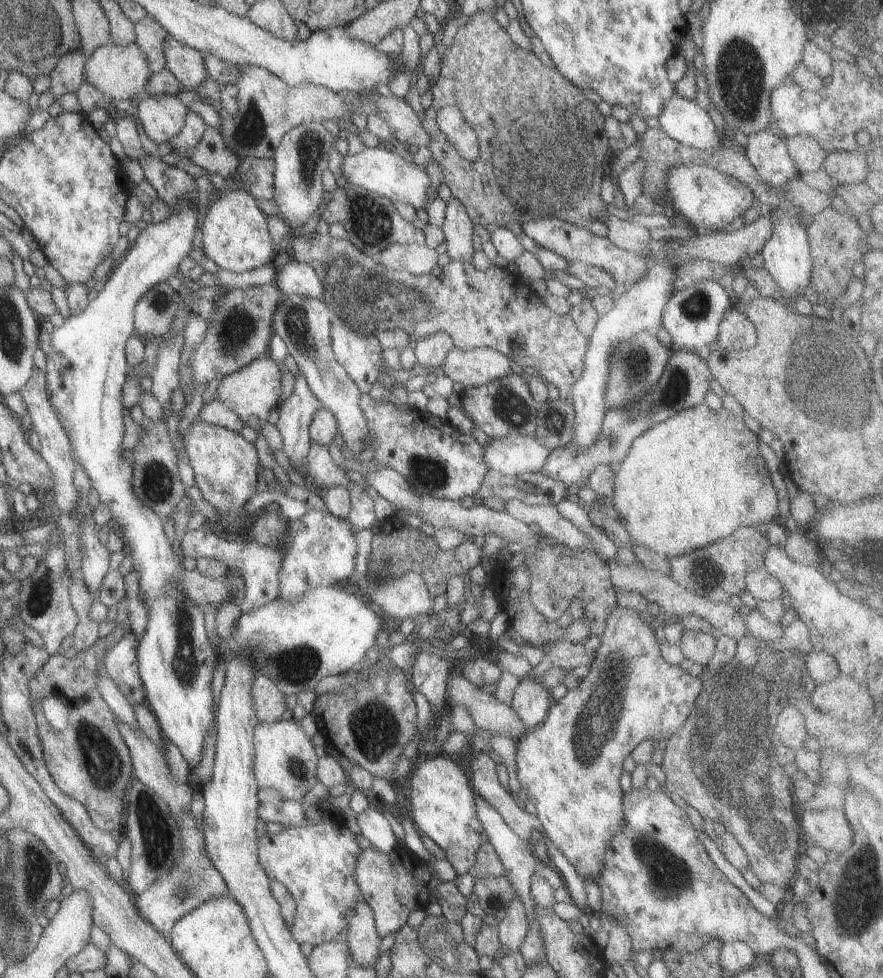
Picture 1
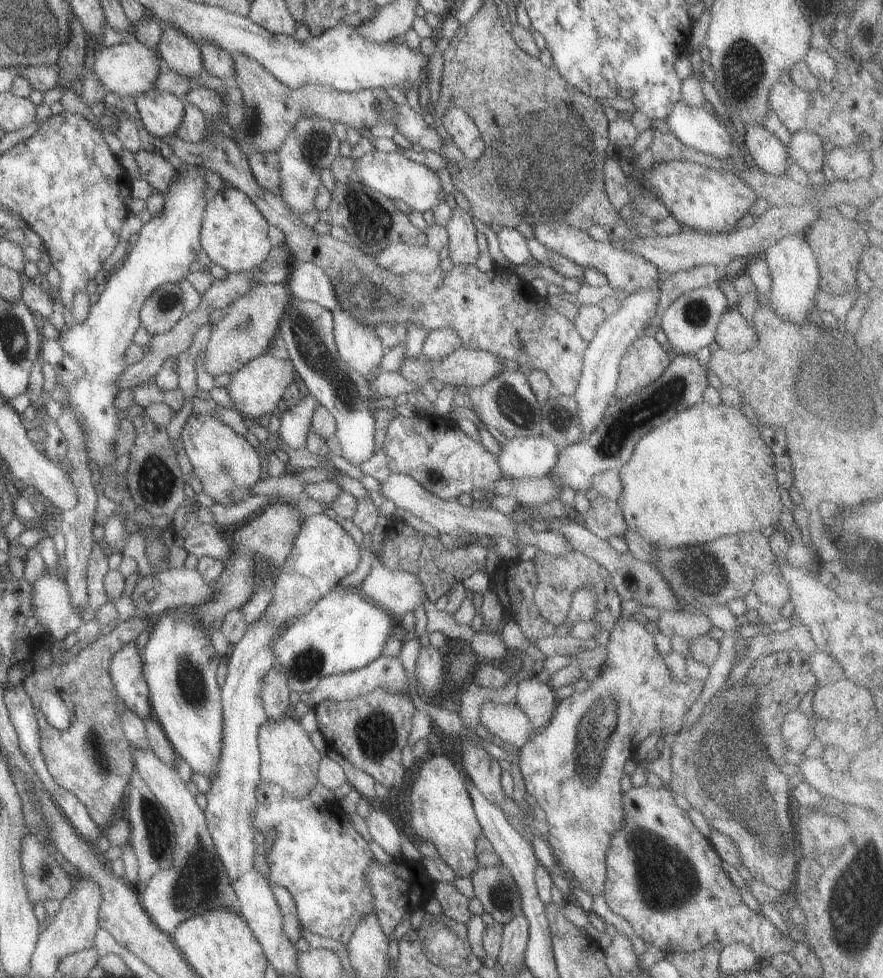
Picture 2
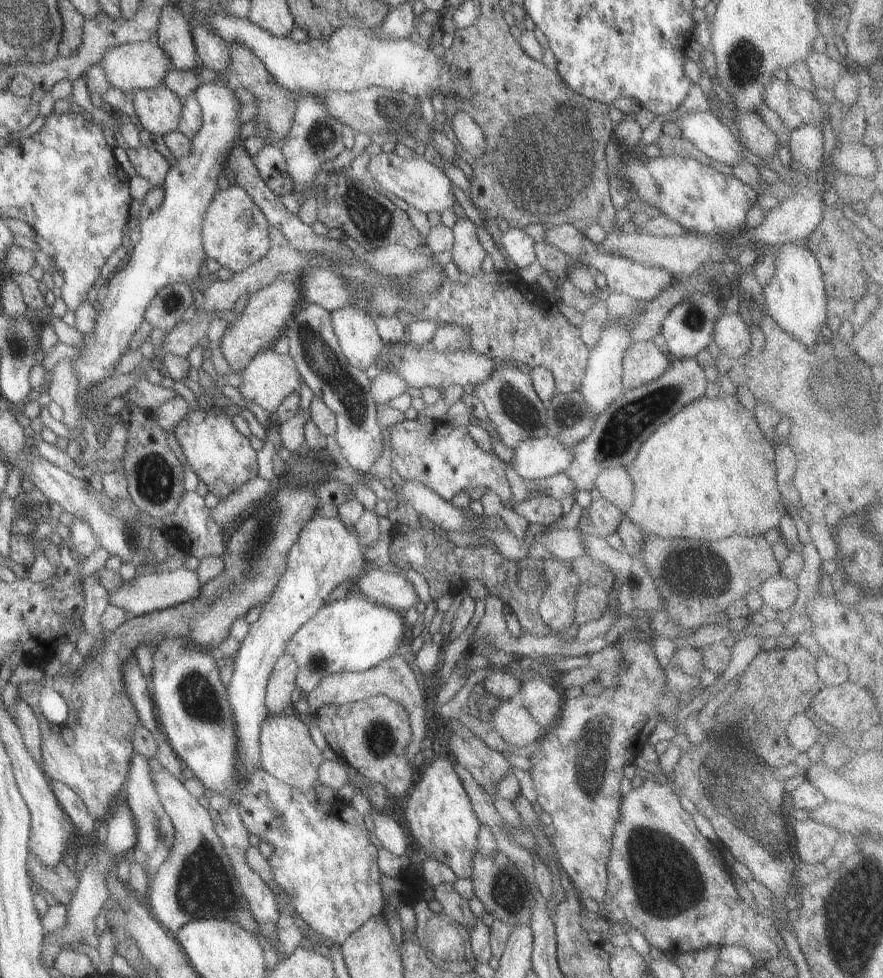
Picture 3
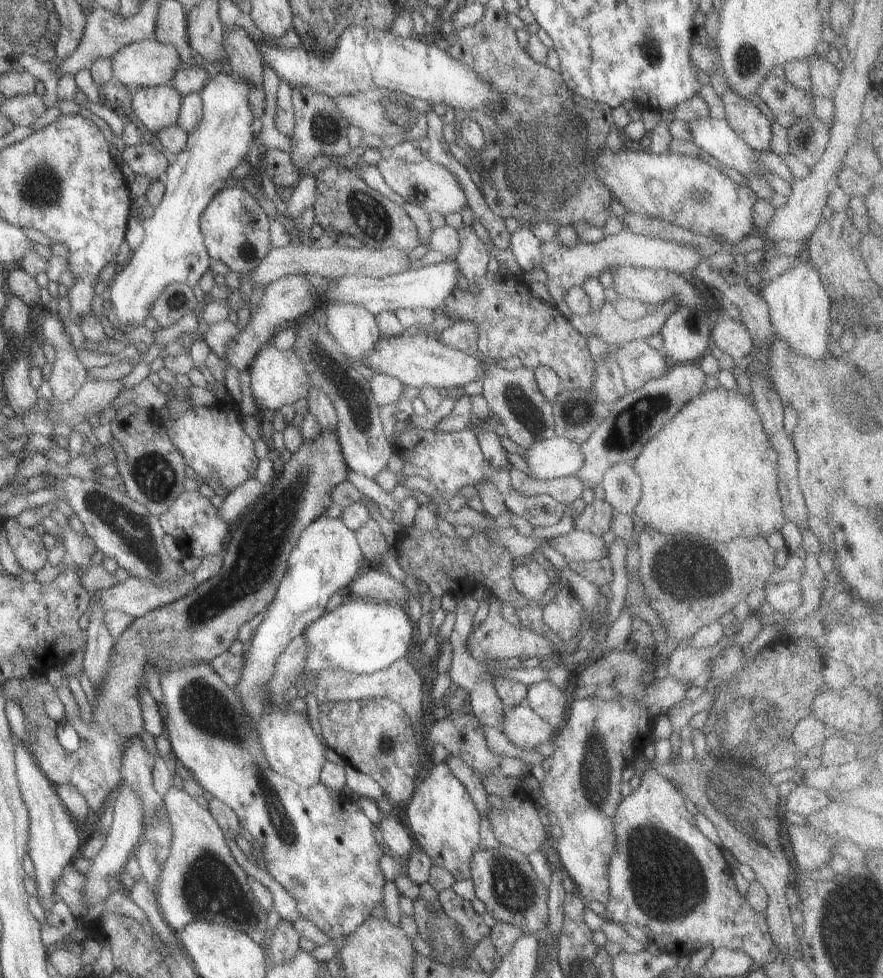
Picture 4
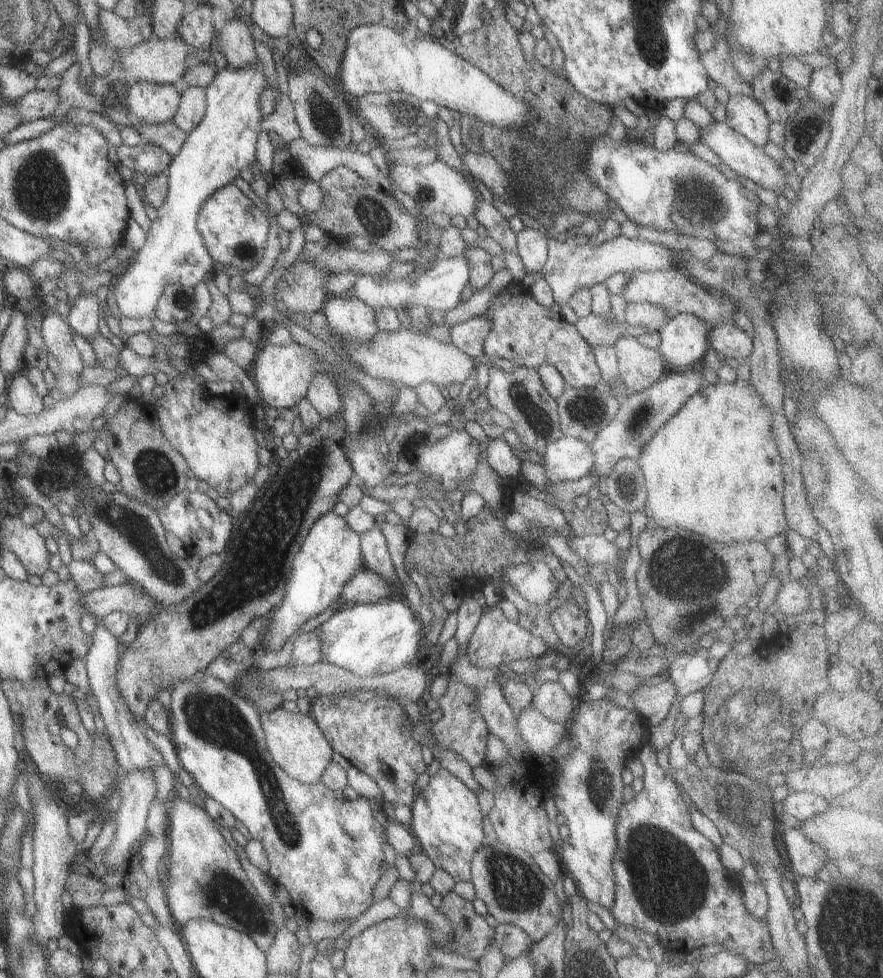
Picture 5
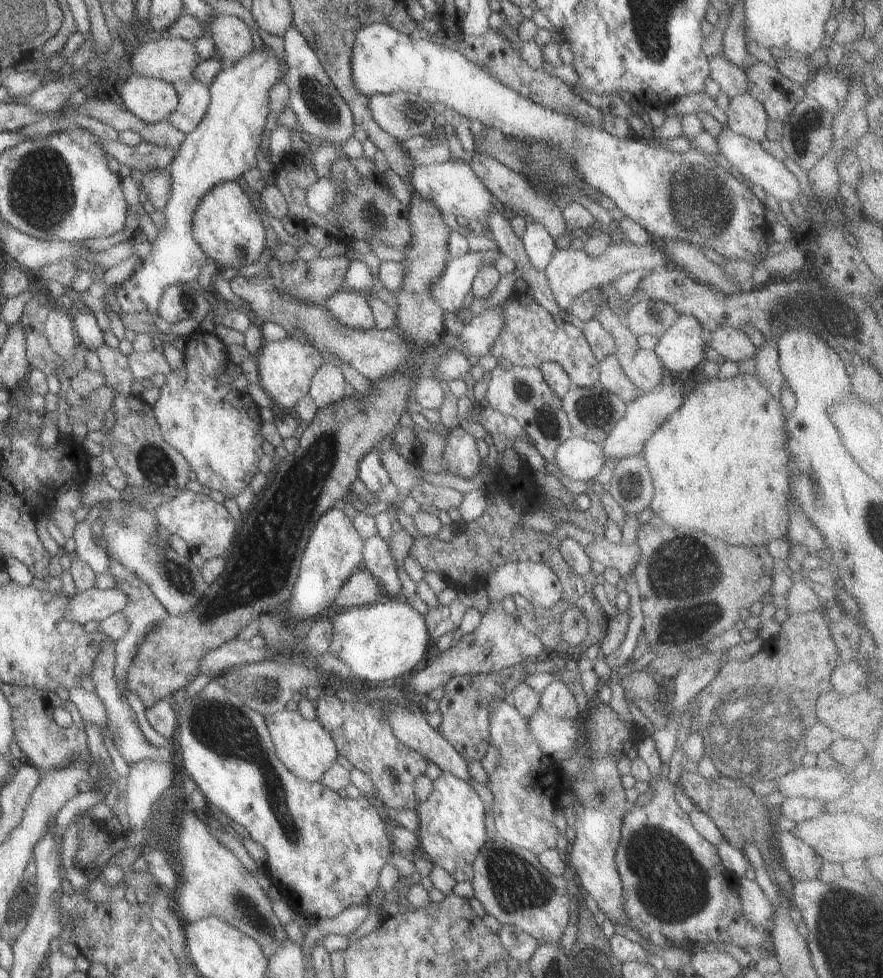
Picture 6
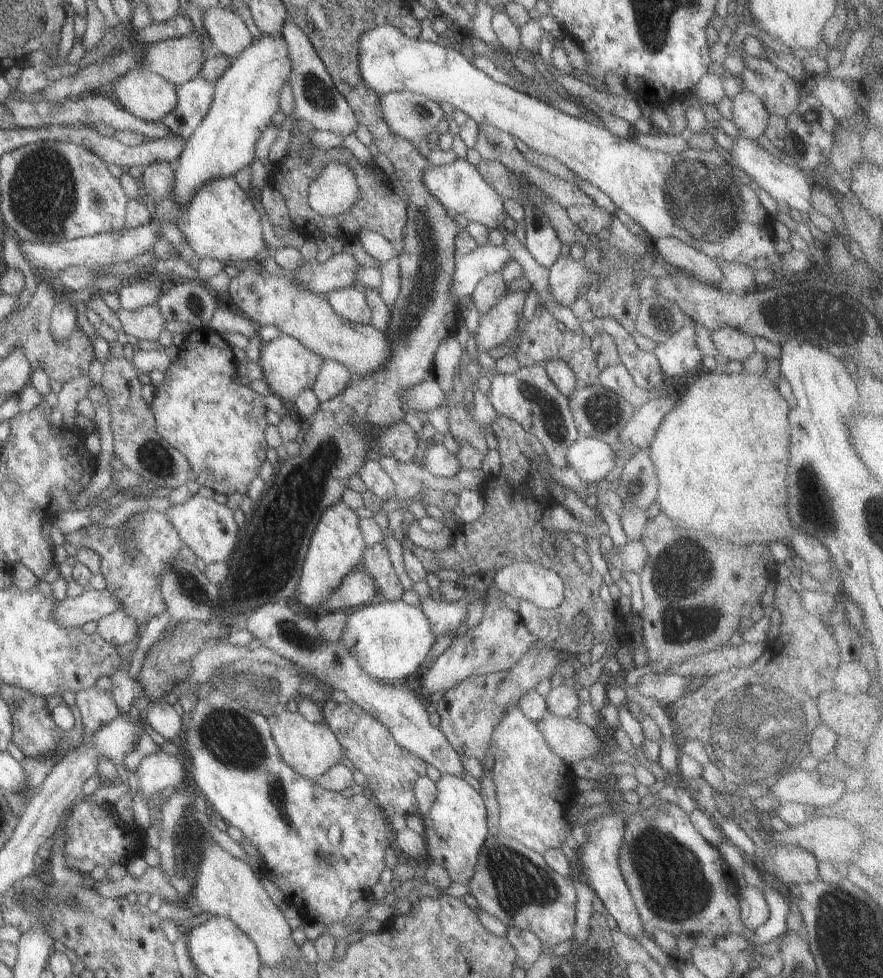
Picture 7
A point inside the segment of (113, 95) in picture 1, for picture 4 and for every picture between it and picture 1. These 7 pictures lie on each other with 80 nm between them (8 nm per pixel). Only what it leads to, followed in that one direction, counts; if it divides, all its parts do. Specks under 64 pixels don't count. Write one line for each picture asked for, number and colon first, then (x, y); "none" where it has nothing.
2: (127, 69)
3: (139, 65)
4: (147, 63)

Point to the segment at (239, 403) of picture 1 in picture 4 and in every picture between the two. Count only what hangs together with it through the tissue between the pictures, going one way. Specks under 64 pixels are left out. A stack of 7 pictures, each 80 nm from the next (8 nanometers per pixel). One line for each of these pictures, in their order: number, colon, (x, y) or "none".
2: (255, 389)
3: (267, 379)
4: (276, 377)

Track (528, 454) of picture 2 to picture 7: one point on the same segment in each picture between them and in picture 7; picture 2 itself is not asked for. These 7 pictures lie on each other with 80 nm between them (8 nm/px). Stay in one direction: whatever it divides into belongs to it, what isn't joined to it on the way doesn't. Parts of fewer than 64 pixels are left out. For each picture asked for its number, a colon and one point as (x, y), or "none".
3: (536, 458)
4: (556, 457)
5: (565, 459)
6: (577, 458)
7: (591, 459)

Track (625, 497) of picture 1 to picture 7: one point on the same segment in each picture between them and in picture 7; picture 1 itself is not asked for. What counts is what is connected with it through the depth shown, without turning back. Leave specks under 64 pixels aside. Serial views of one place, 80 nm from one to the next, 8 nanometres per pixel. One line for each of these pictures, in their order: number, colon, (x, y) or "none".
2: (705, 473)
3: (708, 472)
4: (710, 471)
5: (713, 467)
6: (718, 464)
7: (720, 455)

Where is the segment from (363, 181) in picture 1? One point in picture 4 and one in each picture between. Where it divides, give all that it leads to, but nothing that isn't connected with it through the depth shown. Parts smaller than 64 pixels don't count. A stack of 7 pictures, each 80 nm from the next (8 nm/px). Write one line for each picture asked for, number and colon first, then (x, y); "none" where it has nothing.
2: (389, 173)
3: (419, 183)
4: (430, 186)

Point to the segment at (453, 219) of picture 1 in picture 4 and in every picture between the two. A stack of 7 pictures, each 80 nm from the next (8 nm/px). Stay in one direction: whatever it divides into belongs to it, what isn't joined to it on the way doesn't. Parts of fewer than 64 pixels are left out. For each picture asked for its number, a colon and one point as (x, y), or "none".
2: (462, 250)
3: (467, 254)
4: (472, 255)

